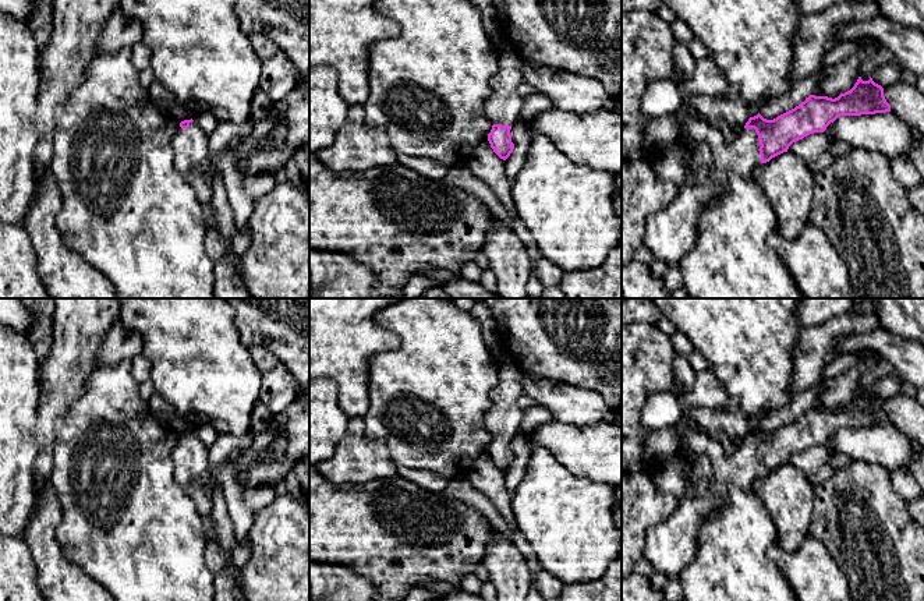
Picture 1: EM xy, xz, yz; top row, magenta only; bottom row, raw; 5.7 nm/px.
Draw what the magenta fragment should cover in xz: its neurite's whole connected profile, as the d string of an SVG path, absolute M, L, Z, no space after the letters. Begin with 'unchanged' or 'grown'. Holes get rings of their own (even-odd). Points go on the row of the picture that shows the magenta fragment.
grown | M500 53L498 57L498 73L491 85L495 96L485 103L485 116L492 123L488 141L493 152L506 160L514 149L510 130L520 120L523 98L517 88L523 81L523 59L513 53Z

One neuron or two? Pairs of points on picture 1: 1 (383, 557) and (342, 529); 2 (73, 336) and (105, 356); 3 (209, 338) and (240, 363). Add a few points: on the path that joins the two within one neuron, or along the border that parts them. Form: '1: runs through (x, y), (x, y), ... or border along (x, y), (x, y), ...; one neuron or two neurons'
1: runs through (374, 547), (356, 529), (351, 529); one neuron
2: border along (114, 324), (105, 333), (94, 371); two neurons
3: runs through (216, 345), (233, 361); one neuron

